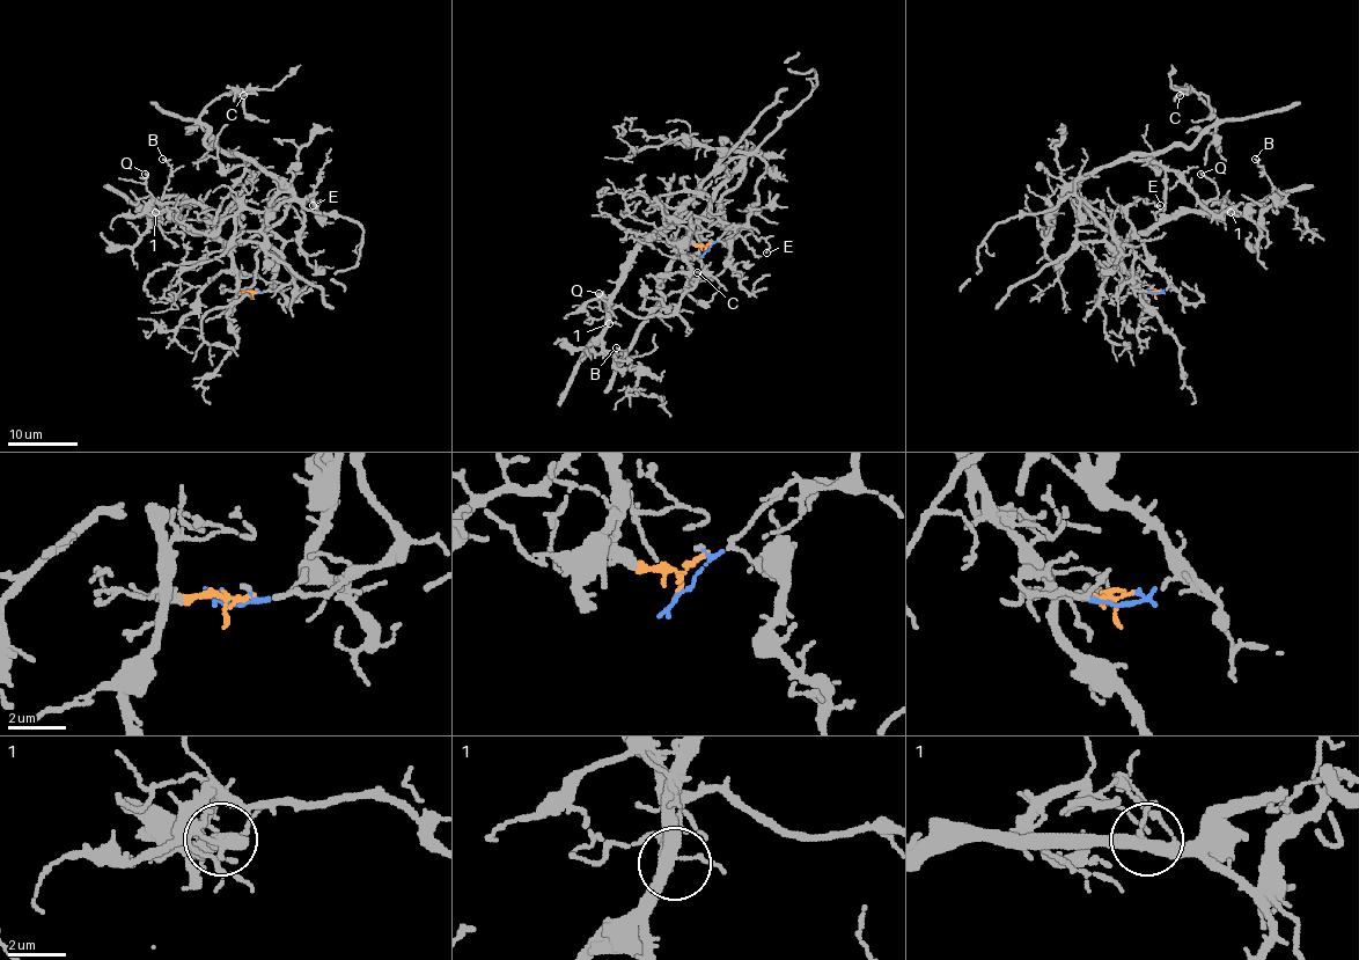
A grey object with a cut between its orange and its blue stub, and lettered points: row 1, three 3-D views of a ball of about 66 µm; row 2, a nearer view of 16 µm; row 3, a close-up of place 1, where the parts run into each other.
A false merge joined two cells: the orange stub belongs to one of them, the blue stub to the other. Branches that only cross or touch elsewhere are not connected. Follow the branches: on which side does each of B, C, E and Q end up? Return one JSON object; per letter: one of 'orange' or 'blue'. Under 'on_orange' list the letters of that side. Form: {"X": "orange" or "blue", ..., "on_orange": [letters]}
{"B": "orange", "C": "blue", "E": "orange", "Q": "blue", "on_orange": ["B", "E"]}

